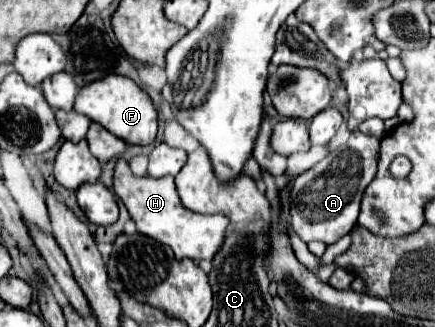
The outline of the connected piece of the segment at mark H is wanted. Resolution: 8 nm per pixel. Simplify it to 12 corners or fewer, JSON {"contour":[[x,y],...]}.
{"contour":[[134,176],[114,192],[138,232],[190,260],[212,260],[228,220],[182,206],[174,178]]}

